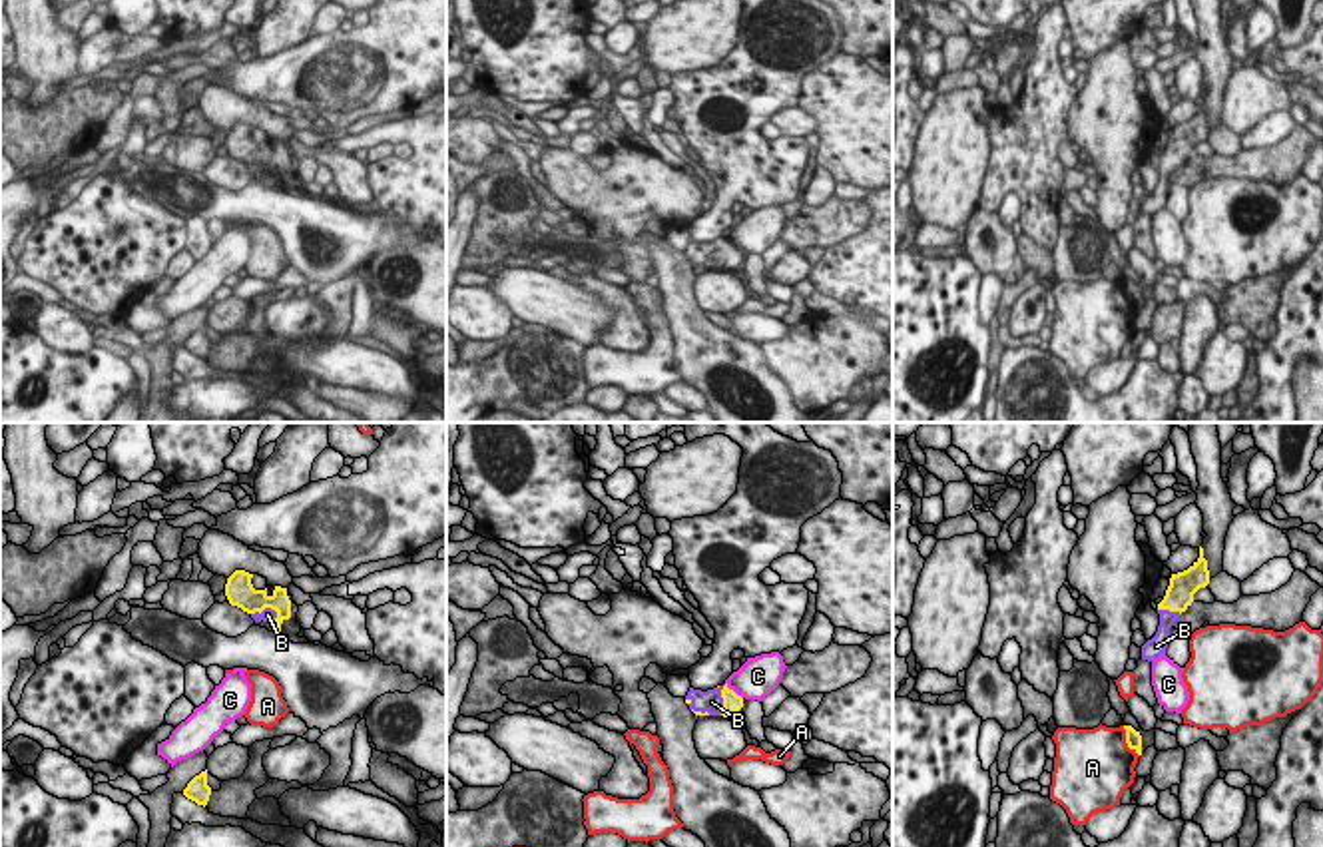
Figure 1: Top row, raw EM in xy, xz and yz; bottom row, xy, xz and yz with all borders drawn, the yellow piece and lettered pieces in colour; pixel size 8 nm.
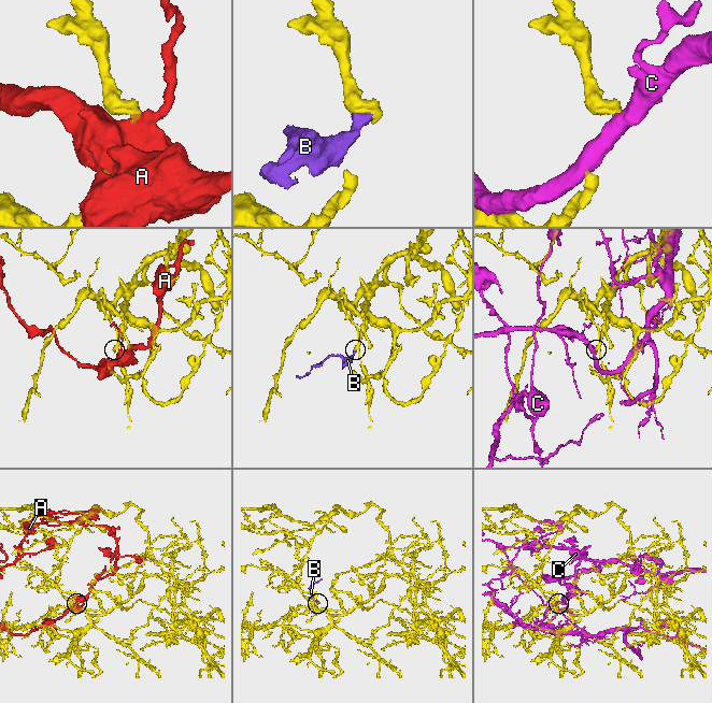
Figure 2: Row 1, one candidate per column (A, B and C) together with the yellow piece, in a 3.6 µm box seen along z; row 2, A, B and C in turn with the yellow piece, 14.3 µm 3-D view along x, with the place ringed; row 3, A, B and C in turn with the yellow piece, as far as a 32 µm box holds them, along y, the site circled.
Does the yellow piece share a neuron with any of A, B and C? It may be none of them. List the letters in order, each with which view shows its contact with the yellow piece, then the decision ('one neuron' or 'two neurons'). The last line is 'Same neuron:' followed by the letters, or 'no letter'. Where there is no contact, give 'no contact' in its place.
A: meets yellow in yz; two neurons
B: meets yellow in xz; one neuron
C: meets yellow in xz; two neurons
Same neuron: B

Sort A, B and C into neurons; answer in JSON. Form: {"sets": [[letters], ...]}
{"sets": [["A"], ["B"], ["C"]]}

